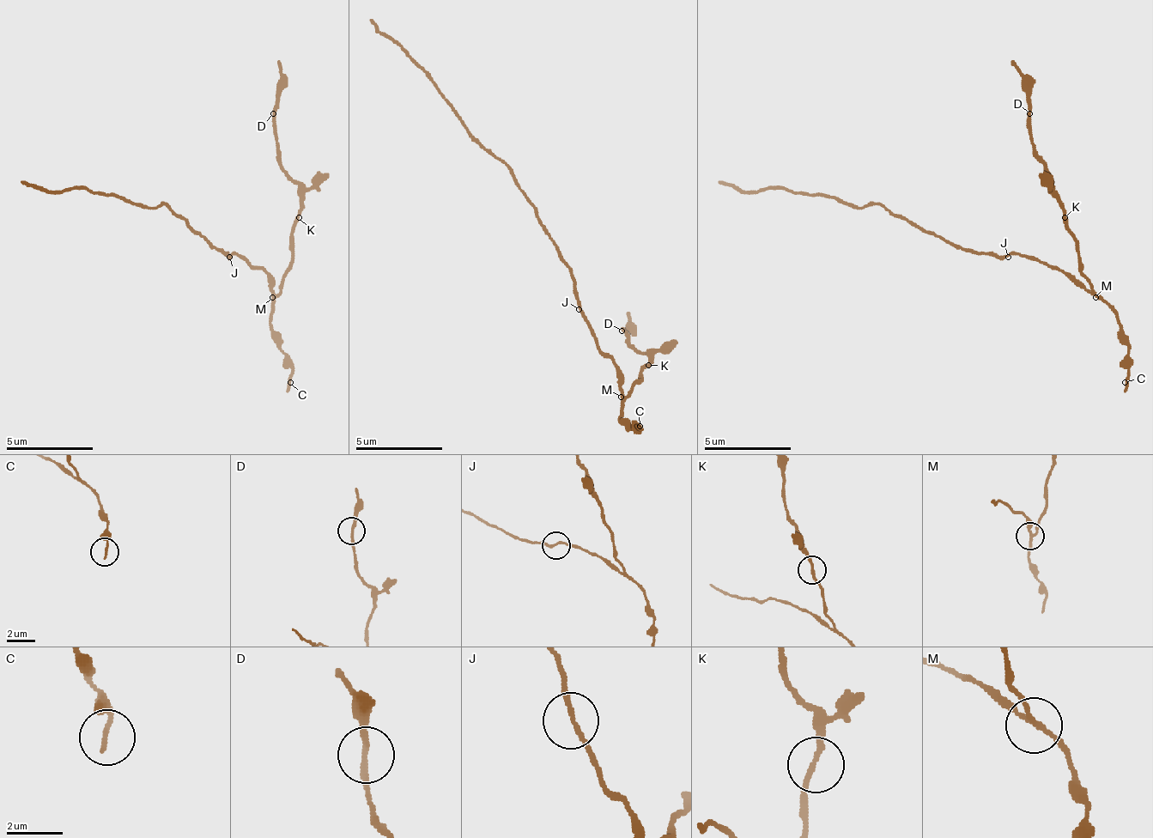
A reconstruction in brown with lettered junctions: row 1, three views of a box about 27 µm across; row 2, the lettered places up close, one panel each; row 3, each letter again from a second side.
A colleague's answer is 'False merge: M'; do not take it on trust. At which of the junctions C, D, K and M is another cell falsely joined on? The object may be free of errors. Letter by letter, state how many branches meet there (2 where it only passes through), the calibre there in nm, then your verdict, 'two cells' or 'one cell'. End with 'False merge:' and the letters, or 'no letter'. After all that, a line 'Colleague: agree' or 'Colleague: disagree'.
C: 1 | 180 nm | one cell
D: 2 | 190 nm | one cell
K: 2 | 170 nm | one cell
M: 3 | 140 nm | two cells
False merge: M
Colleague: agree

